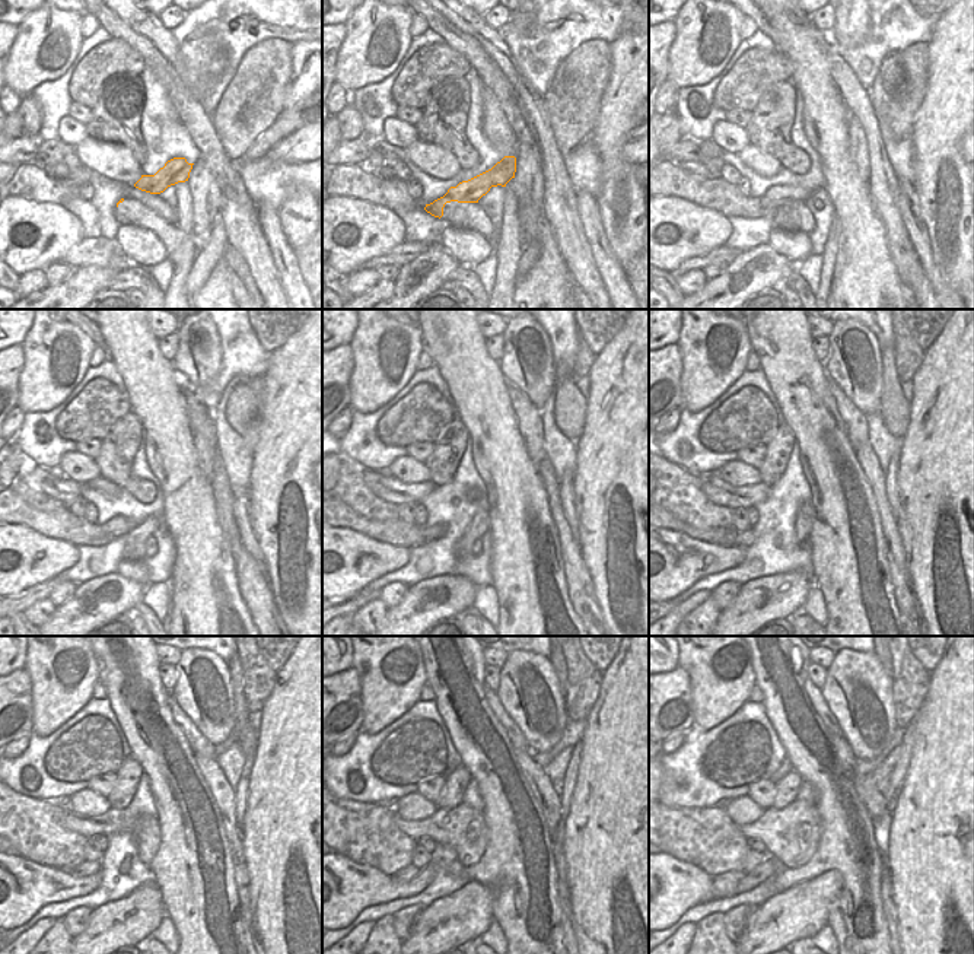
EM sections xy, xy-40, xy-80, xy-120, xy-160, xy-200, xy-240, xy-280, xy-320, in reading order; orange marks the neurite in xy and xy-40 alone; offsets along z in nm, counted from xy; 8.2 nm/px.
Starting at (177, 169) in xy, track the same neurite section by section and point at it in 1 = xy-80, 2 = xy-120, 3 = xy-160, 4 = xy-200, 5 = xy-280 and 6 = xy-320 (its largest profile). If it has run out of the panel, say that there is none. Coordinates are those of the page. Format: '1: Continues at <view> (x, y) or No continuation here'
1: Continues at xy-80 (776, 196)
2: Continues at xy-120 (118, 525)
3: Continues at xy-160 (438, 531)
4: Continues at xy-200 (744, 540)
5: Continues at xy-280 (410, 871)
6: Continues at xy-320 (723, 886).

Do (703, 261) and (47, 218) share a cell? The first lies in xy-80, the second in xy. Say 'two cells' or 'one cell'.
two cells

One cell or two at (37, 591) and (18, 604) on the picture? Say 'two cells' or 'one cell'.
one cell

